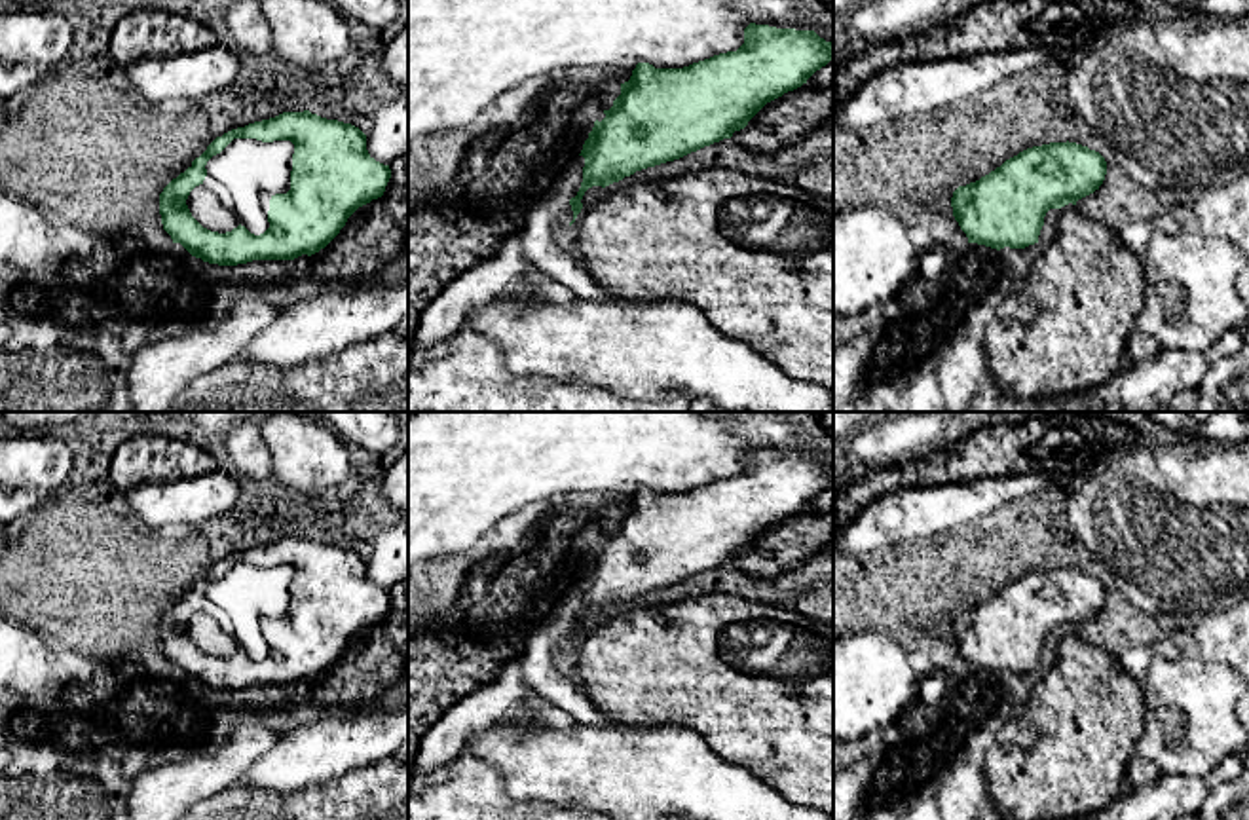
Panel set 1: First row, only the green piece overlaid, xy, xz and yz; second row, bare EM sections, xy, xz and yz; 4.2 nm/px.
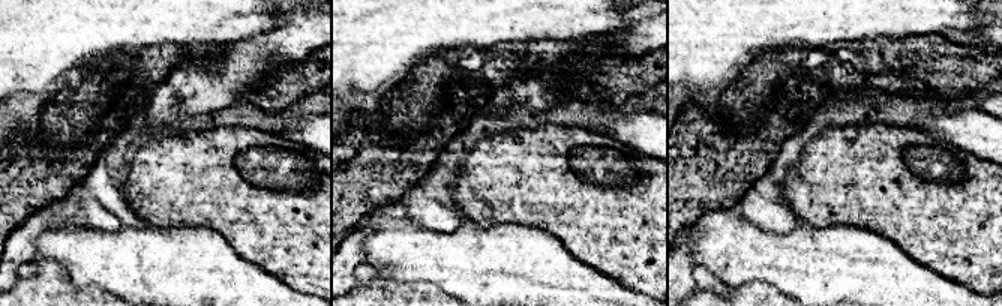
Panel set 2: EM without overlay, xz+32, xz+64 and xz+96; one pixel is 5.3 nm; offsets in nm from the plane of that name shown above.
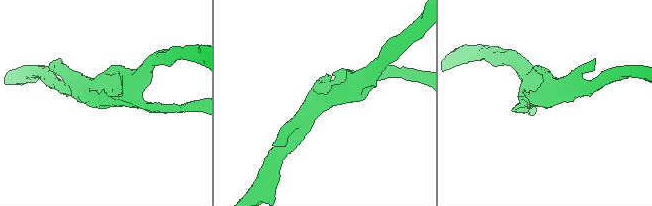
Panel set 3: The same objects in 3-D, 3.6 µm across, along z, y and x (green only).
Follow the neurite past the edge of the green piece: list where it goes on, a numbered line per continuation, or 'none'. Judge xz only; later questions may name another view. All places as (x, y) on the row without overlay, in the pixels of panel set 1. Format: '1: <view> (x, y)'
none

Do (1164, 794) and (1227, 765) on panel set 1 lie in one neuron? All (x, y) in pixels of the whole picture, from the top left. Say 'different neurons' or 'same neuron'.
same neuron

